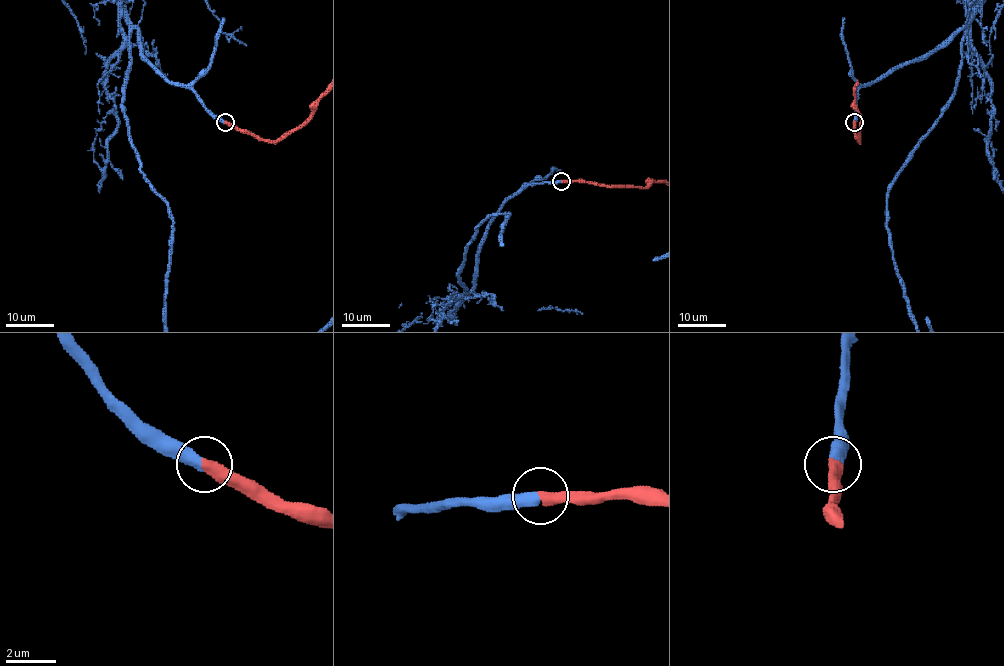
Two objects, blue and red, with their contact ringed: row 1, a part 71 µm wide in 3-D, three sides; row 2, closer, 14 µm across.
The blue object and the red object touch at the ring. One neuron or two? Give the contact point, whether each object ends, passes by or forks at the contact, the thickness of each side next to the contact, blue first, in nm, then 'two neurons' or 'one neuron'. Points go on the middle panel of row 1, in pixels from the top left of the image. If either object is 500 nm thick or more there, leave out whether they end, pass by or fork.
place (561, 181); calibres 500 and 480 nm; one neuron

